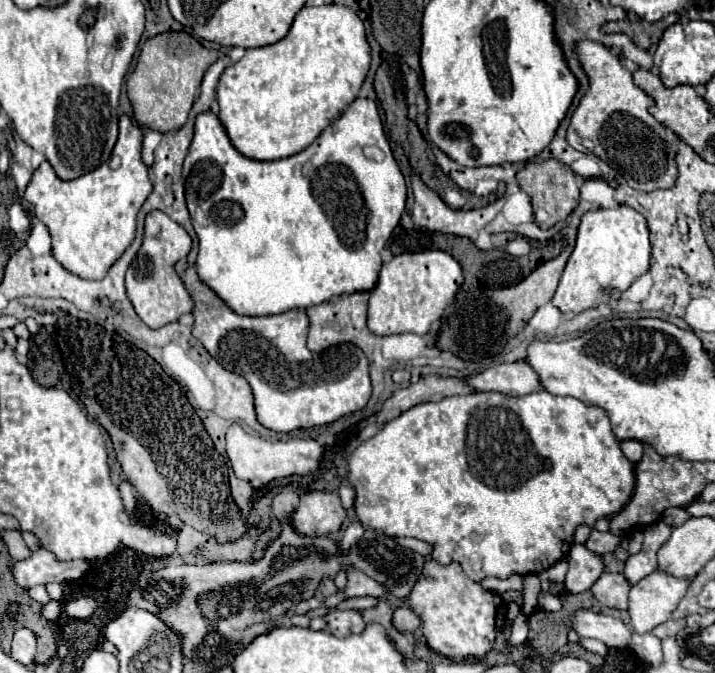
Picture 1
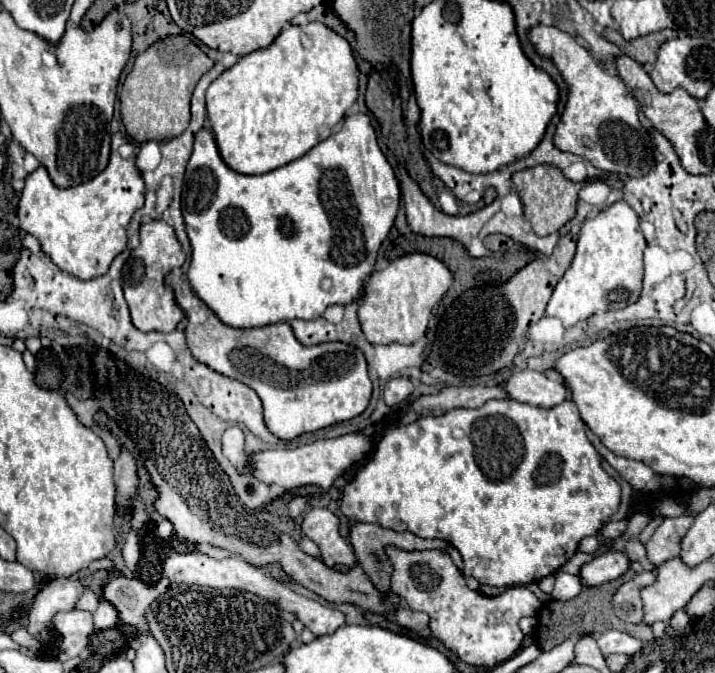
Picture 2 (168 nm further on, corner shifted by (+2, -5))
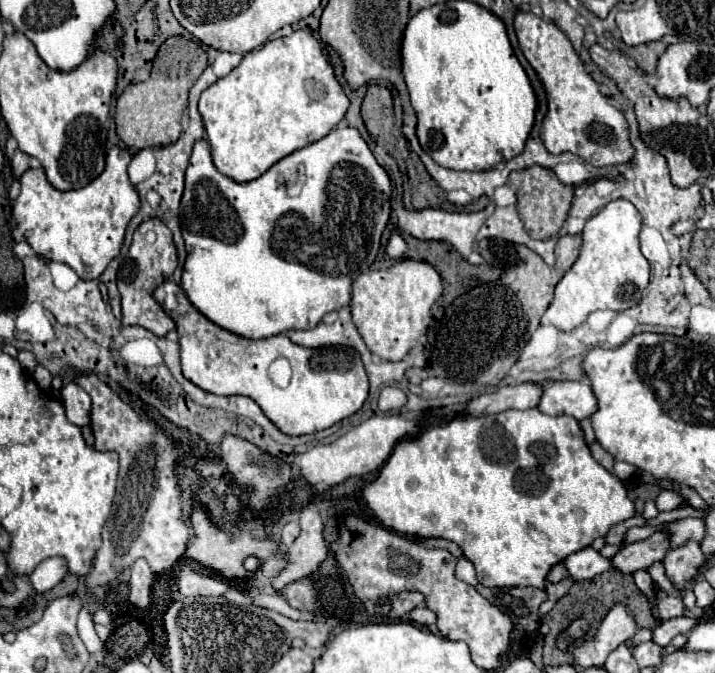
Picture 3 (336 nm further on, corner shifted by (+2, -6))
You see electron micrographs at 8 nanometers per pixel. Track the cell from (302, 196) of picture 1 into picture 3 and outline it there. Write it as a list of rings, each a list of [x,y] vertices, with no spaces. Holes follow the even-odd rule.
[[[335,128],[331,130],[325,138],[289,154],[287,158],[279,160],[275,166],[271,166],[263,176],[259,176],[257,180],[251,182],[235,182],[227,176],[223,176],[213,160],[211,160],[211,148],[207,140],[199,140],[193,146],[193,154],[187,166],[187,174],[185,174],[185,192],[181,198],[181,210],[179,210],[179,220],[181,220],[181,228],[183,228],[183,240],[185,240],[185,248],[187,248],[187,260],[183,266],[183,280],[181,286],[187,294],[187,298],[191,300],[191,304],[203,314],[207,316],[211,322],[215,322],[217,326],[245,336],[245,338],[269,338],[281,332],[287,332],[291,328],[299,328],[299,330],[307,330],[313,328],[321,322],[321,318],[327,312],[333,310],[341,310],[343,306],[347,306],[351,302],[351,286],[355,282],[355,278],[369,270],[369,266],[373,264],[377,252],[379,252],[379,240],[381,240],[381,232],[389,222],[389,214],[391,214],[391,180],[385,172],[385,168],[375,160],[373,152],[369,150],[367,142],[363,140],[361,132],[357,128]]]

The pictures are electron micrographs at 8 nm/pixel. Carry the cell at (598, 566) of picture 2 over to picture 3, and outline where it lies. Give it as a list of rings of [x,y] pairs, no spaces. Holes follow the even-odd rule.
[[[659,532],[659,534],[653,534],[649,540],[623,546],[613,556],[613,568],[621,574],[633,574],[635,570],[647,570],[653,562],[663,560],[665,552],[667,552],[667,536]]]

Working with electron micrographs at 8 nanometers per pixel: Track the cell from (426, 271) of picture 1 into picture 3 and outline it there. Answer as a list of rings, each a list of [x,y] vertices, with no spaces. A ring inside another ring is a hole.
[[[377,257],[367,272],[353,282],[351,314],[367,348],[381,360],[403,360],[403,356],[425,336],[429,326],[429,310],[443,292],[439,272],[417,260],[389,260]]]

